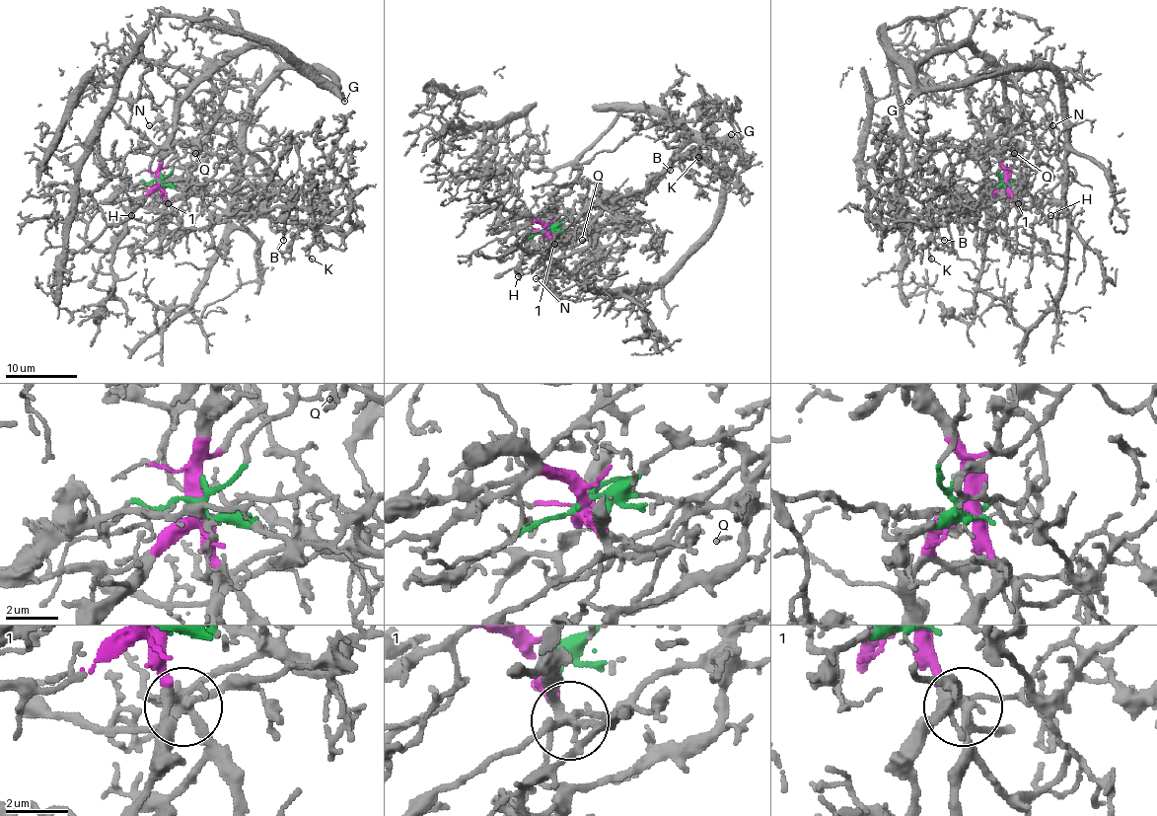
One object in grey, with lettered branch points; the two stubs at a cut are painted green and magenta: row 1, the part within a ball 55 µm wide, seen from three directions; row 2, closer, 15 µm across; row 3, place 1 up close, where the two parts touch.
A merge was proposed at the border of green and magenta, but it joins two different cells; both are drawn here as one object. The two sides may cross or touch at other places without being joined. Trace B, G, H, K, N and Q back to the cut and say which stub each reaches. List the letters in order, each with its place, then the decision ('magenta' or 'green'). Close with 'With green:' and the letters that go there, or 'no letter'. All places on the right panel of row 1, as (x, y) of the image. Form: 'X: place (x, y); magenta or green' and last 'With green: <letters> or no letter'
B: place (944, 240); green
G: place (908, 101); magenta
H: place (1050, 215); magenta
K: place (931, 259); green
N: place (1052, 125); green
Q: place (1014, 153); green
With green: B, K, N, Q

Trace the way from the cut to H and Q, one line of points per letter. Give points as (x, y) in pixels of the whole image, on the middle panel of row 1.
H: (544, 230), (558, 246), (532, 269), (517, 276)
Q: (544, 230), (555, 228), (573, 213), (588, 213), (591, 222), (616, 204), (625, 213), (623, 226), (582, 241)

